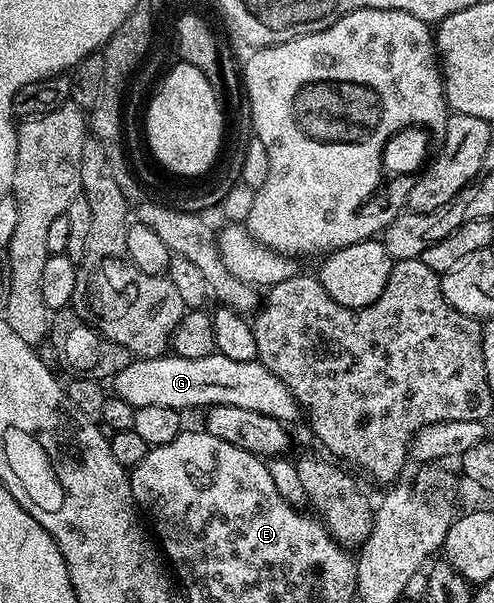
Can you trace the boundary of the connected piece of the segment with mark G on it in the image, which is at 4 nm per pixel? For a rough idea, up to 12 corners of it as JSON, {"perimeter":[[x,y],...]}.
{"perimeter":[[134,358],[111,377],[142,406],[302,416],[259,360]]}

